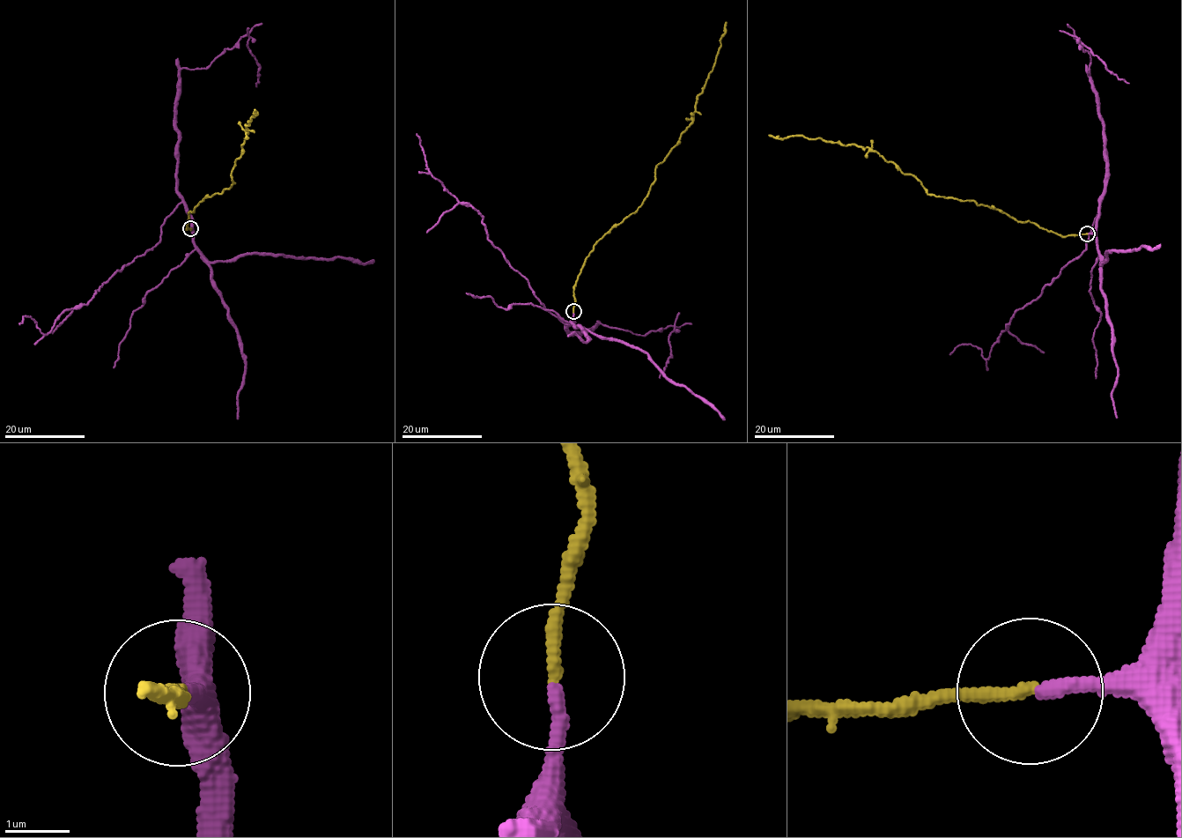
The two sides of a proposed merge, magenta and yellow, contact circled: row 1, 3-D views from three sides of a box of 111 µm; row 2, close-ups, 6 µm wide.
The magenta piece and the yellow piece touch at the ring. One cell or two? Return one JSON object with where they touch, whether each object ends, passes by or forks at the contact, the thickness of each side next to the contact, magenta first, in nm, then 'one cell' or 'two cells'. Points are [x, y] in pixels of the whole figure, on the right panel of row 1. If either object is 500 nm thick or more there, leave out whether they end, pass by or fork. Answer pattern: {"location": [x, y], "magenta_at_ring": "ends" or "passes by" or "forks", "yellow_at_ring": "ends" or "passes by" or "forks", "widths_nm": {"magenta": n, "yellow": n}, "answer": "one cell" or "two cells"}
{"location": [1087, 233], "magenta_at_ring": "ends", "yellow_at_ring": "ends", "widths_nm": {"magenta": 240, "yellow": 190}, "answer": "one cell"}

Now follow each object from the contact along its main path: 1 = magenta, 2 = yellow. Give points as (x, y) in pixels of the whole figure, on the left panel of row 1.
1: (190, 229), (182, 202), (161, 226), (158, 242), (85, 303), (61, 314), (47, 334), (30, 316), (19, 325)
2: (190, 229), (187, 229), (189, 211), (233, 182), (232, 168), (247, 134), (245, 125), (257, 114), (254, 109)

